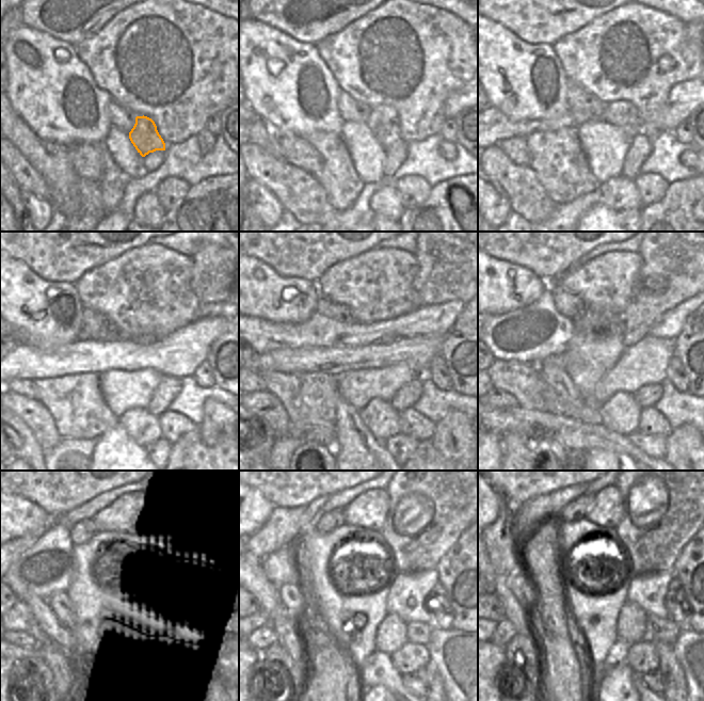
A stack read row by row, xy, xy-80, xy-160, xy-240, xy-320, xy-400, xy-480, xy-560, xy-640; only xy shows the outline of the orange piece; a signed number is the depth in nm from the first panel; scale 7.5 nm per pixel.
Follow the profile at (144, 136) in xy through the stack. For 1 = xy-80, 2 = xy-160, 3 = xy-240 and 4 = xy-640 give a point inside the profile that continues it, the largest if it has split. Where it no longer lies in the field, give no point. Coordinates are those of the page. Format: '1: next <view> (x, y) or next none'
1: next xy-80 (383, 122)
2: next xy-160 (623, 114)
3: next xy-240 (143, 339)
4: next xy-640 (668, 492)

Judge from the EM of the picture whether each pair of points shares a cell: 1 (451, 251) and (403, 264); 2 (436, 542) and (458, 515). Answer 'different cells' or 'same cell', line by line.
1: different cells
2: same cell

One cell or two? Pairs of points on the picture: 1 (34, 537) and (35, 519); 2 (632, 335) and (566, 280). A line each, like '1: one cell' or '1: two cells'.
1: two cells
2: two cells

